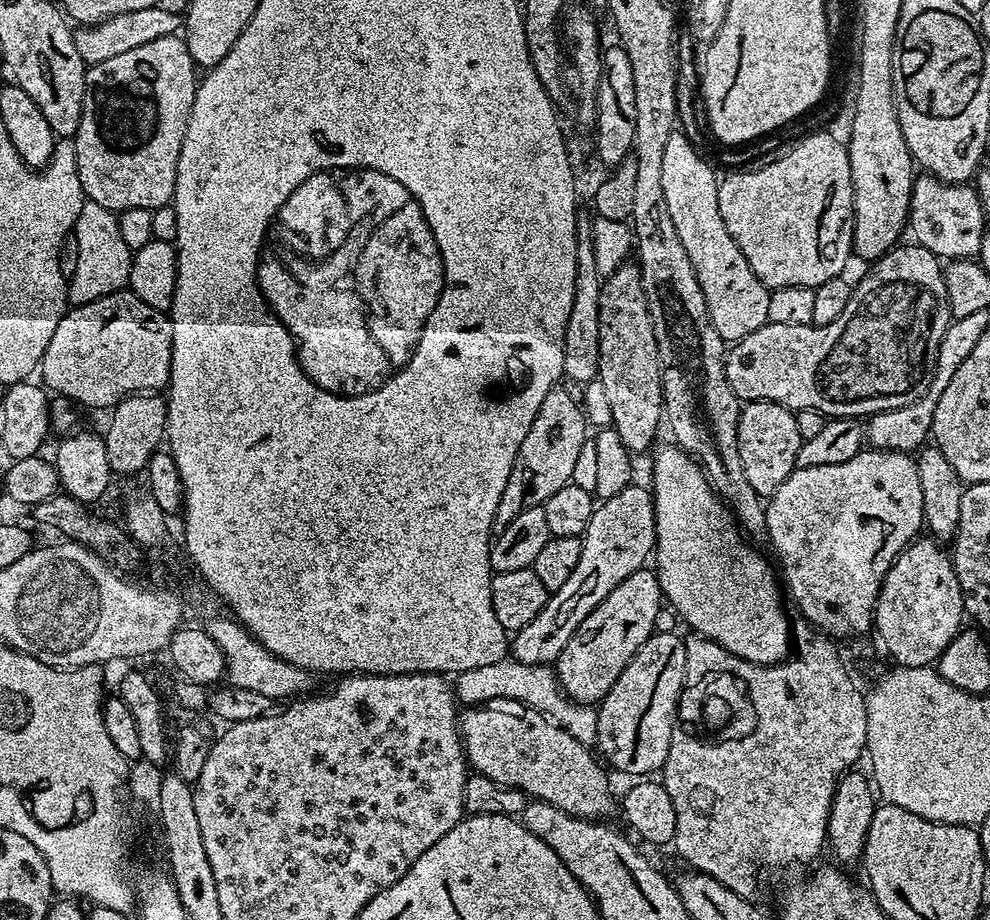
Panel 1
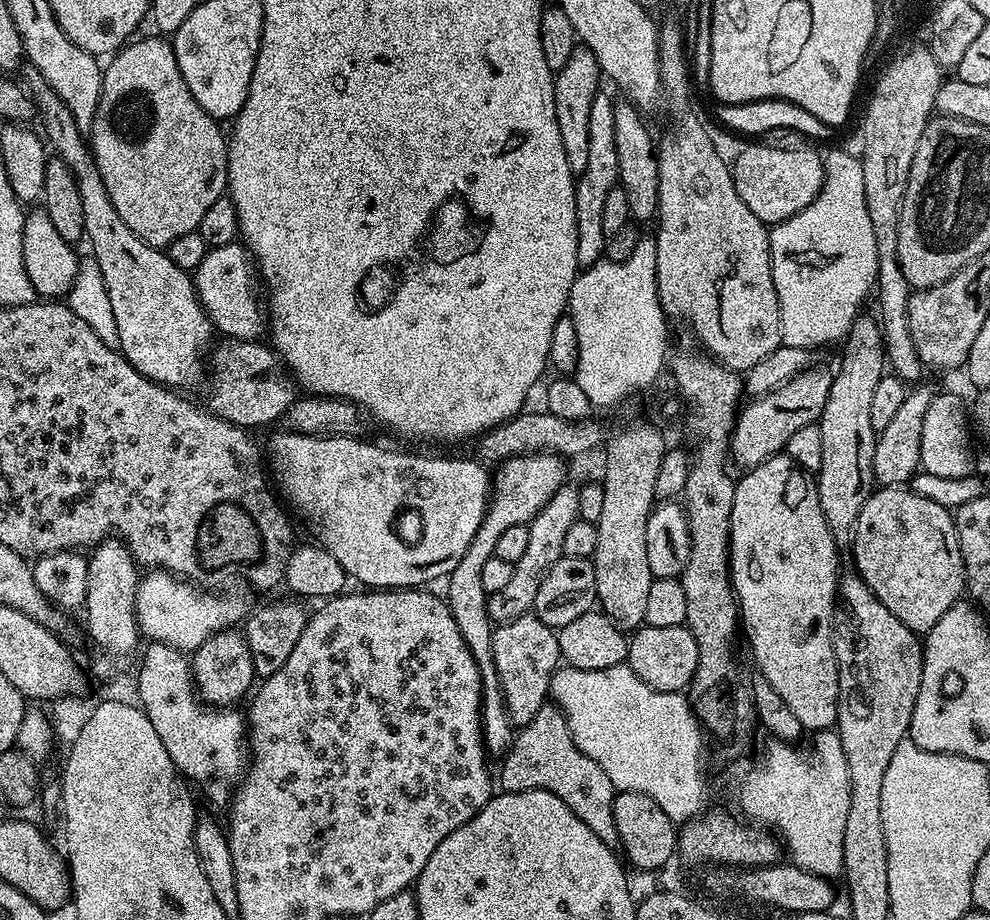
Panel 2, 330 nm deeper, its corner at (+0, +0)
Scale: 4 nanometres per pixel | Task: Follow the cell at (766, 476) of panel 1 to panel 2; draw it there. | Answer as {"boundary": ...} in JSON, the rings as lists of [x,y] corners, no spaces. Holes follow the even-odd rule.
{"boundary":[[[787,454],[771,456],[766,462],[762,462],[757,468],[749,468],[743,473],[744,477],[736,480],[734,490],[734,506],[730,514],[732,523],[732,535],[730,537],[730,571],[732,574],[732,590],[736,594],[736,606],[740,609],[740,624],[742,634],[748,638],[748,644],[752,647],[752,660],[756,663],[755,671],[774,686],[774,694],[786,702],[790,714],[798,718],[801,729],[813,728],[813,733],[819,734],[831,729],[836,724],[836,716],[840,712],[842,703],[842,676],[836,673],[836,652],[832,649],[832,611],[838,608],[838,581],[842,575],[840,569],[840,556],[836,546],[836,539],[832,537],[830,526],[822,514],[822,506],[818,498],[816,480],[803,468],[798,466]]]}

